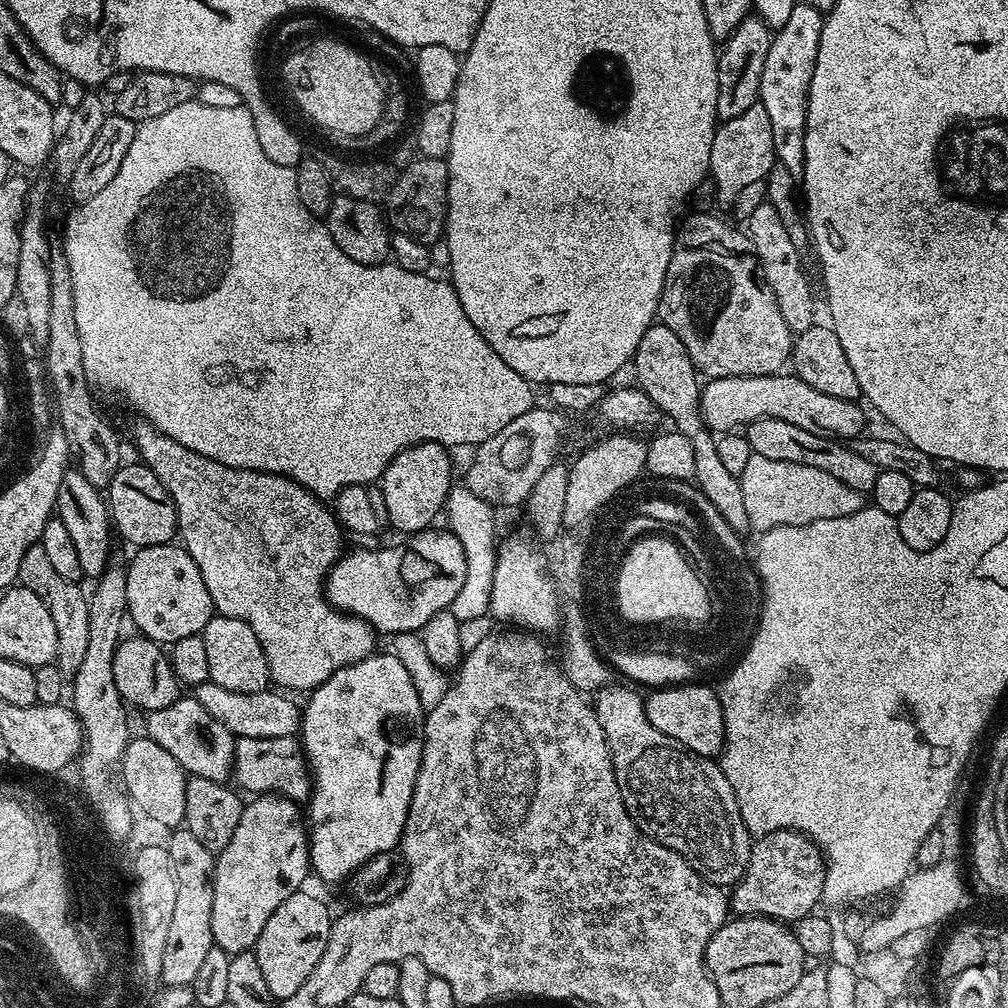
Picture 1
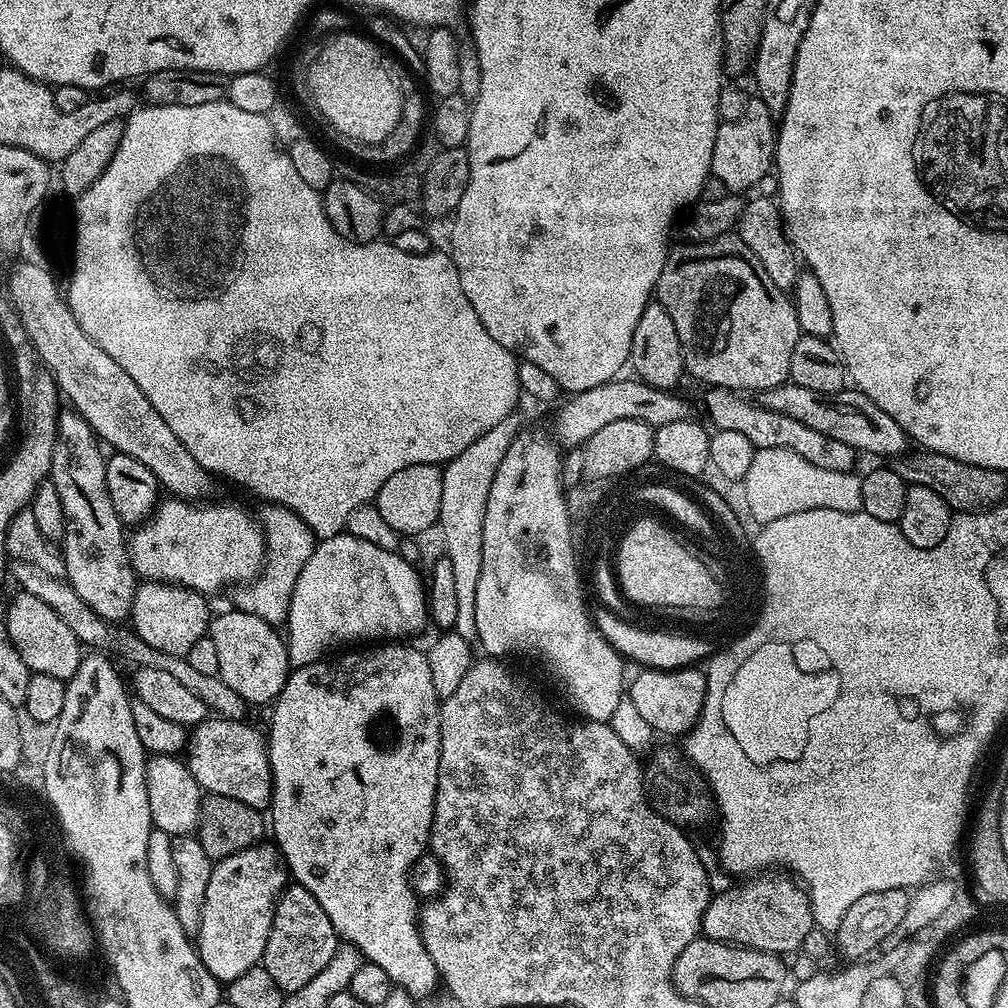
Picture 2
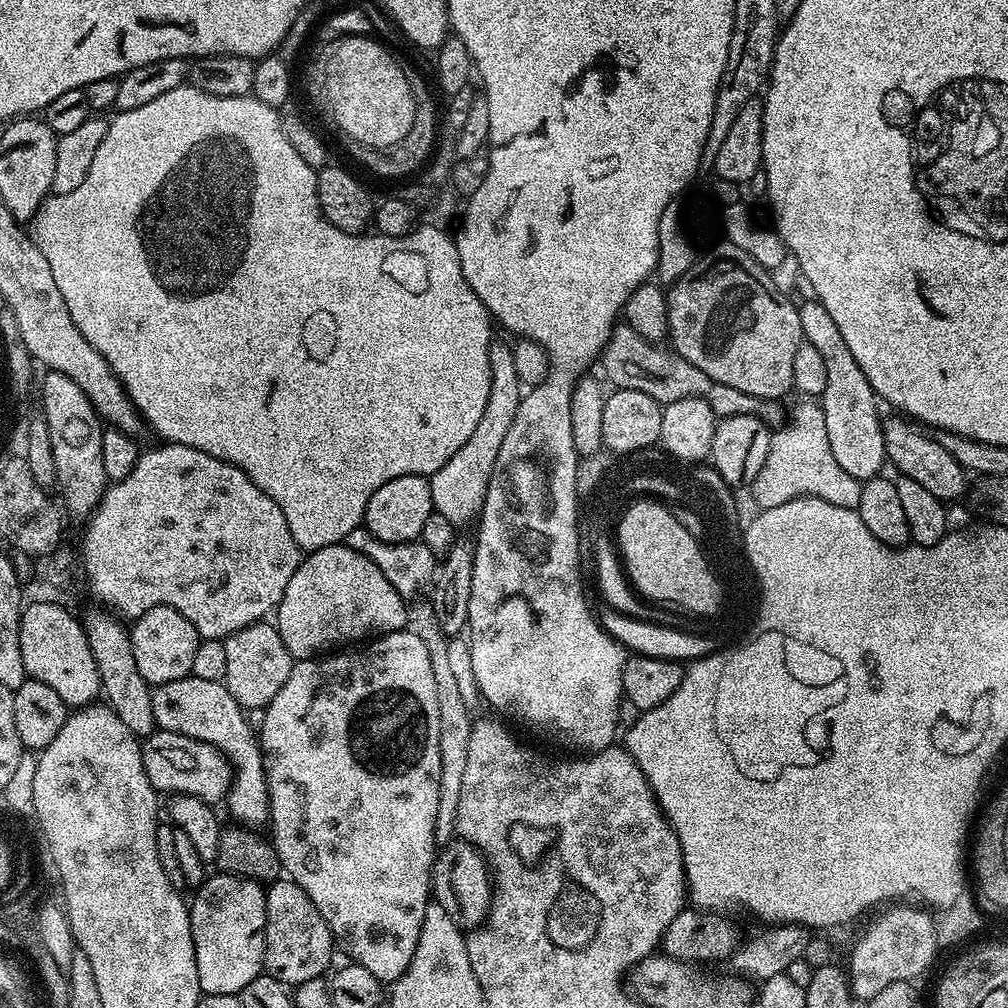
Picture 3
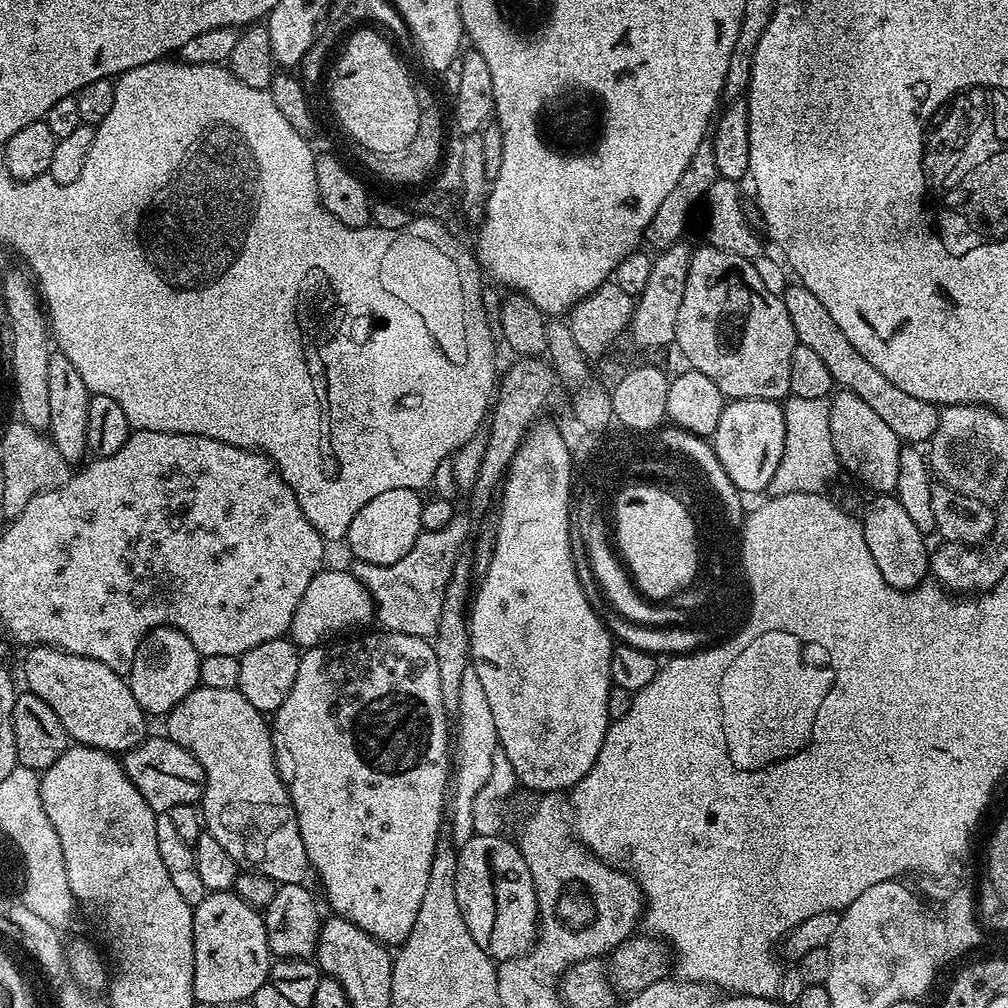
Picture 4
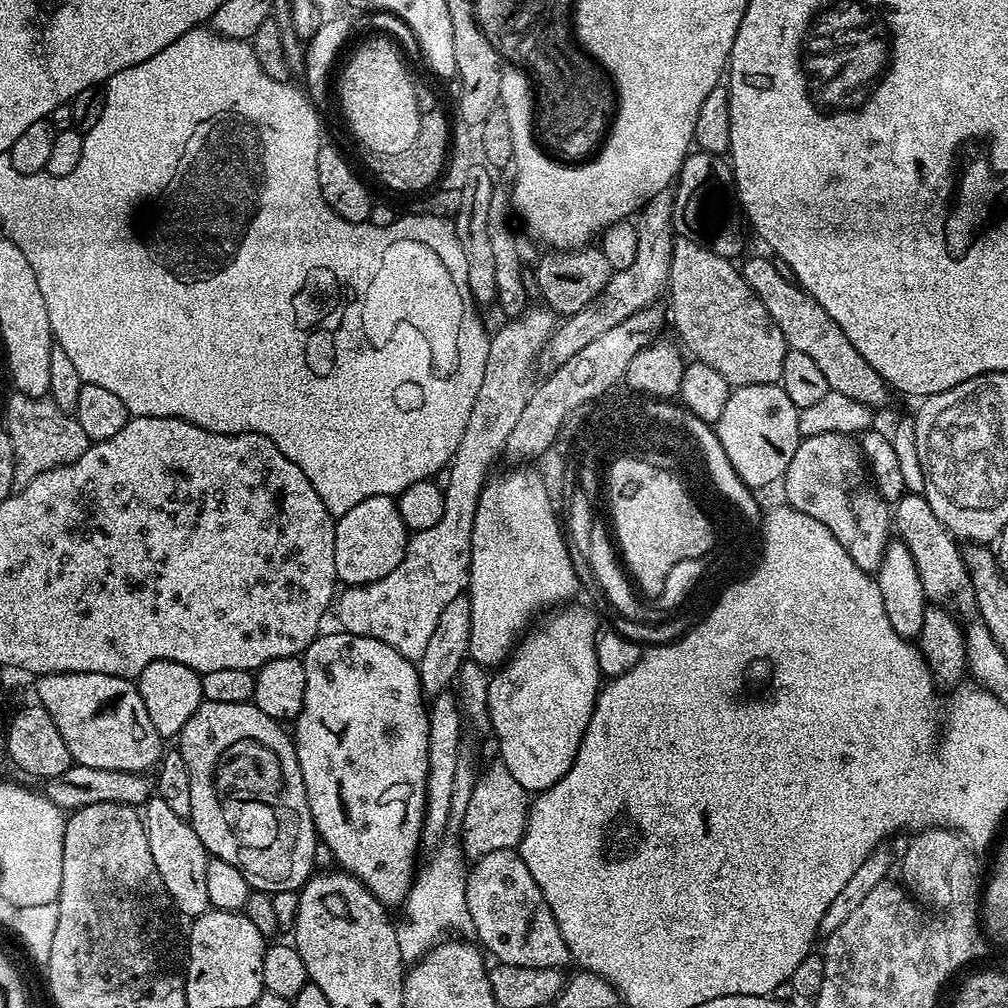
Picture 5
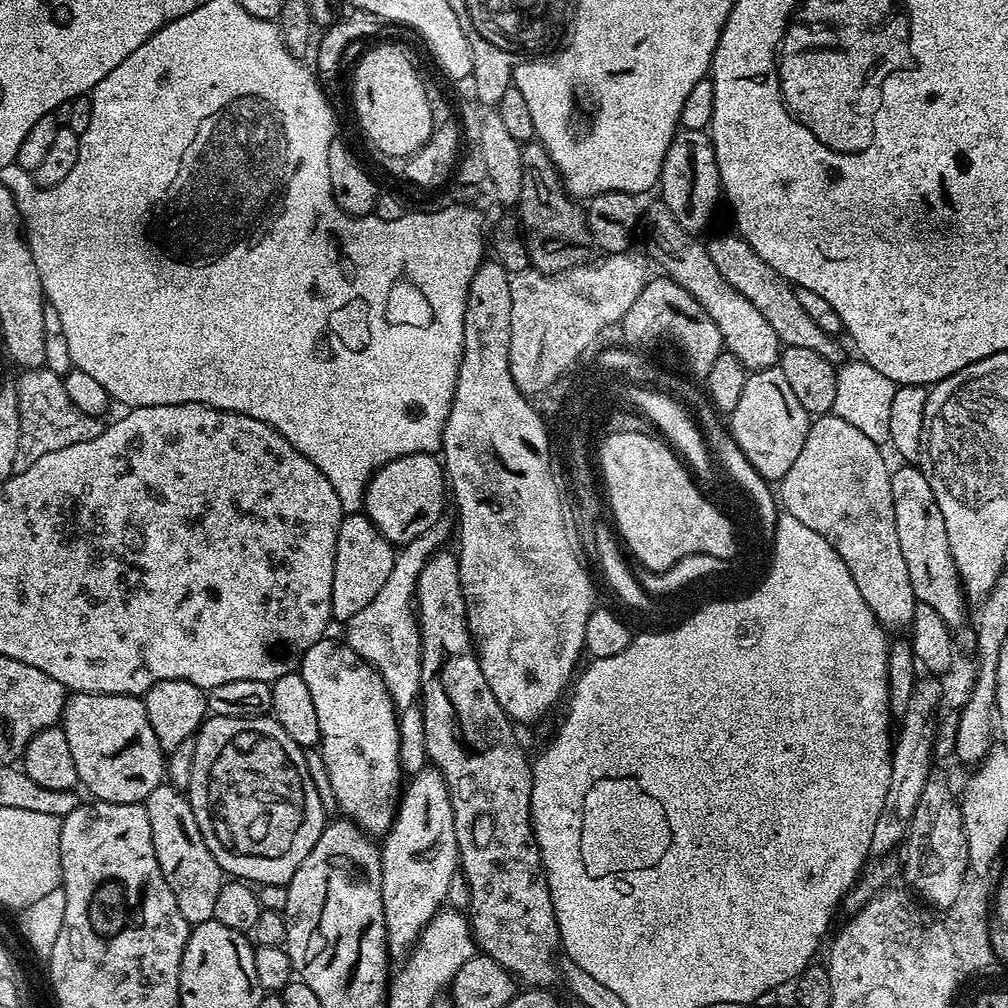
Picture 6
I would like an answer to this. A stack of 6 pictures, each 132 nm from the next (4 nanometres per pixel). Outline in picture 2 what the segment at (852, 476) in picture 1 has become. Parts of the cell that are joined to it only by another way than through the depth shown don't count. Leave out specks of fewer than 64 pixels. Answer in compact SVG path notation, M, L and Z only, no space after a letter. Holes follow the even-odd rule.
M709 387L705 392L708 393L704 396L704 408L712 419L713 429L735 430L737 434L743 434L756 448L794 450L794 454L806 458L806 462L822 470L851 472L857 467L855 465L858 459L856 449L846 446L846 442L838 442L838 438L830 438L830 434L822 434L821 431L814 430L803 422L797 422L786 414L765 408L755 399L733 392L731 388Z

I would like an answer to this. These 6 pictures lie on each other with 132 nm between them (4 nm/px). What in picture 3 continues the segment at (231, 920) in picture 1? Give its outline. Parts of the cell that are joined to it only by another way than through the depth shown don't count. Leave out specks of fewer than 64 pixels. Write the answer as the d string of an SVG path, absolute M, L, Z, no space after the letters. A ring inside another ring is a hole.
M227 874L209 875L190 900L190 930L194 938L194 958L198 966L200 990L206 996L239 996L240 991L264 972L264 927L266 926L265 885L258 880Z

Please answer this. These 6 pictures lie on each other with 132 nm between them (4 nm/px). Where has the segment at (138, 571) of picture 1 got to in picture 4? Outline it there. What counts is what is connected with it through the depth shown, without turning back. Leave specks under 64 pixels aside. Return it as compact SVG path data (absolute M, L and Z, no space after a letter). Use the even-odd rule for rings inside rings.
M156 628L148 632L138 646L138 654L134 654L134 666L126 677L134 702L138 702L140 709L149 717L167 717L168 712L186 698L186 694L201 687L201 659L200 652L194 650L194 642L190 642L190 638L177 628Z

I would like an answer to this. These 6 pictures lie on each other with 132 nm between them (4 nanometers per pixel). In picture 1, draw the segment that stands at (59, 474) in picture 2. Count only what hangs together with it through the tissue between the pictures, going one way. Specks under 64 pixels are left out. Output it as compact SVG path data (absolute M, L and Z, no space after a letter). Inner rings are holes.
M78 470L65 472L62 486L58 486L55 515L66 526L66 534L70 534L70 542L74 542L74 550L78 553L78 562L82 565L84 576L99 578L108 568L114 541L112 517L108 515L108 505L101 489L90 486L86 478Z

